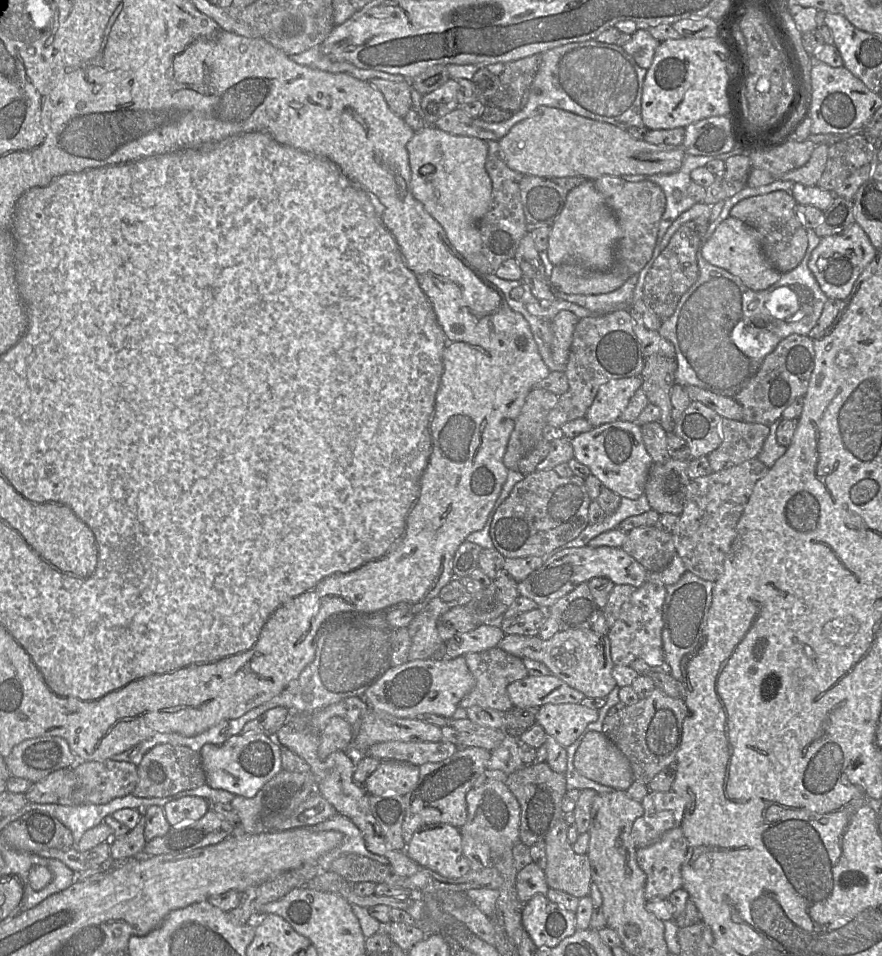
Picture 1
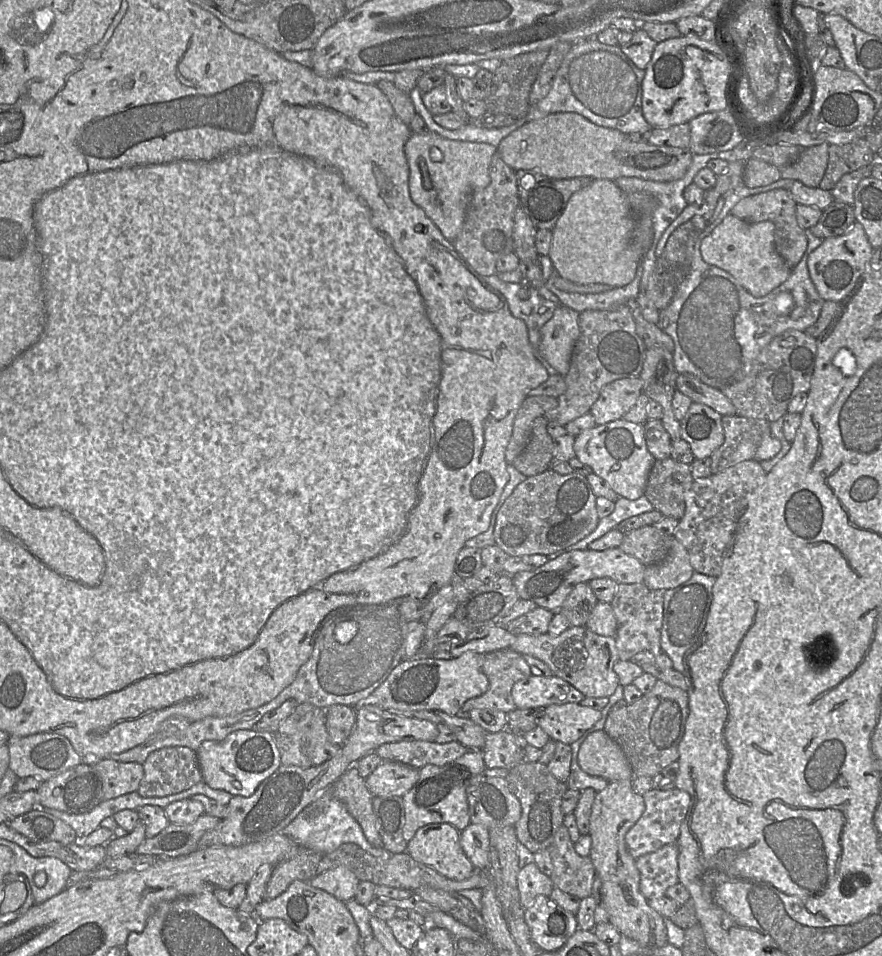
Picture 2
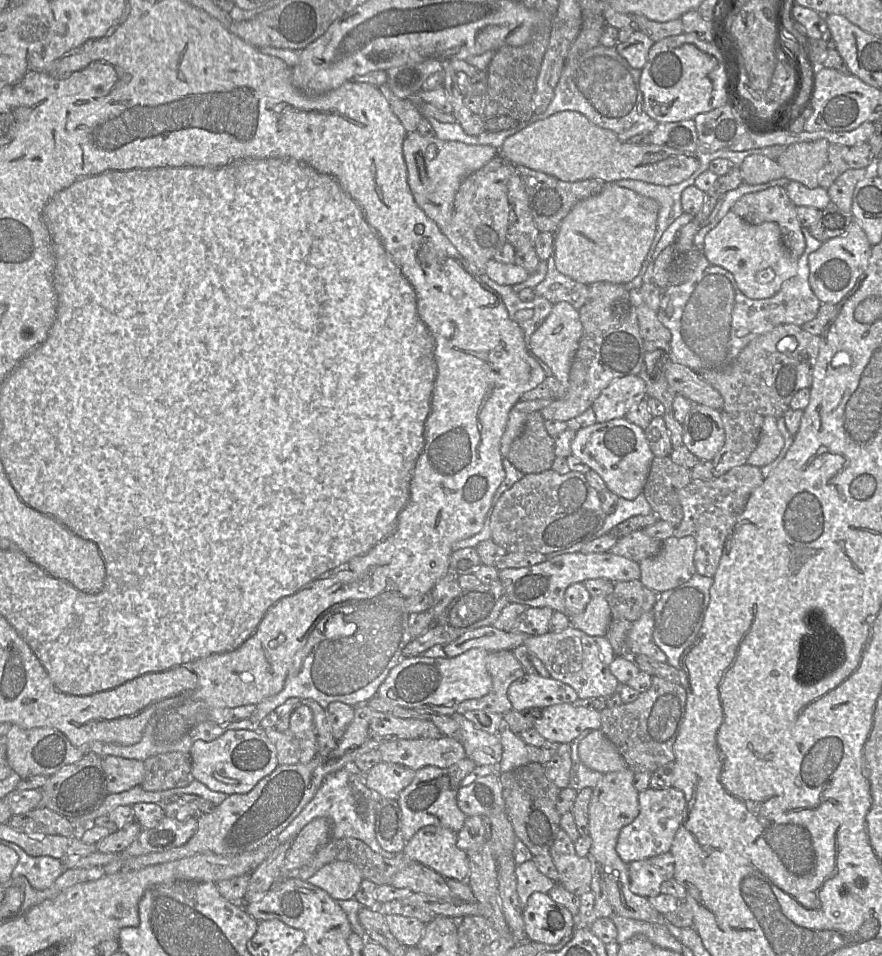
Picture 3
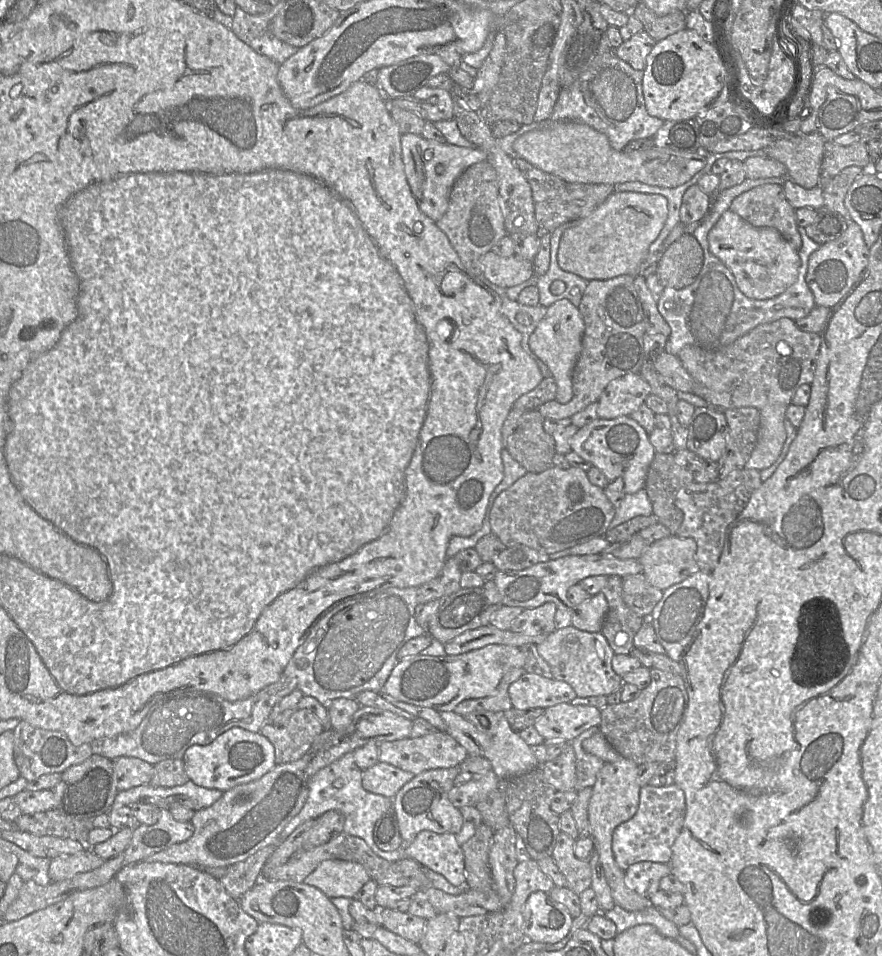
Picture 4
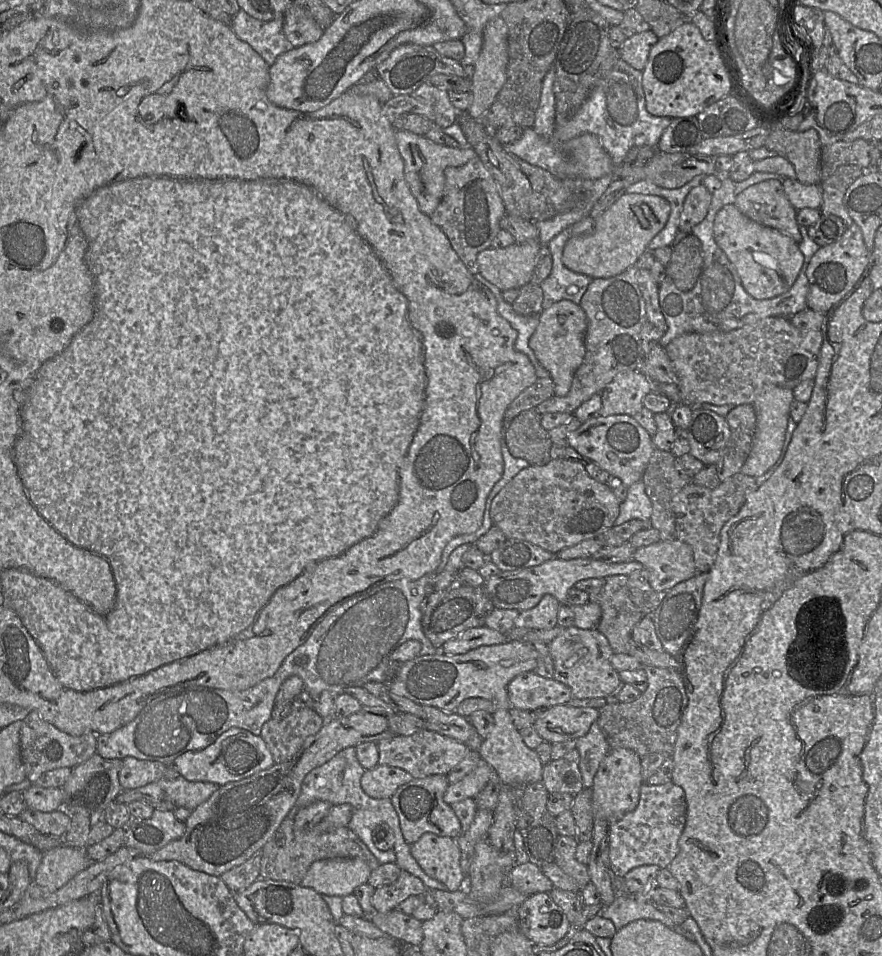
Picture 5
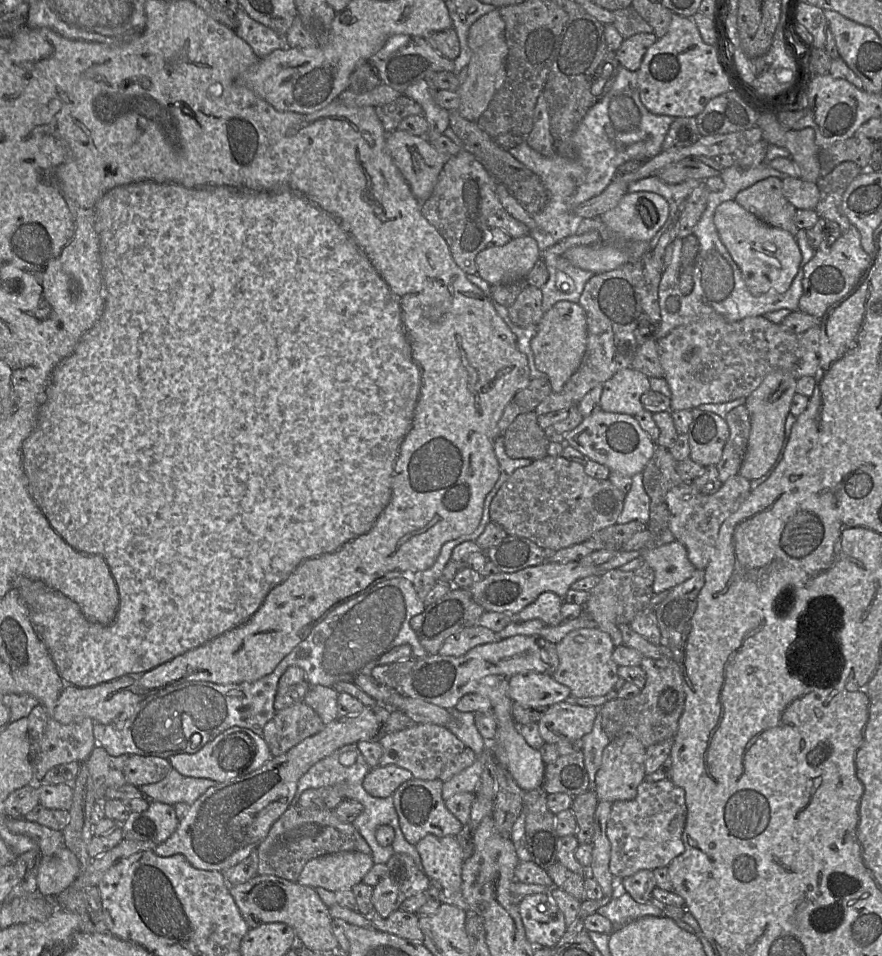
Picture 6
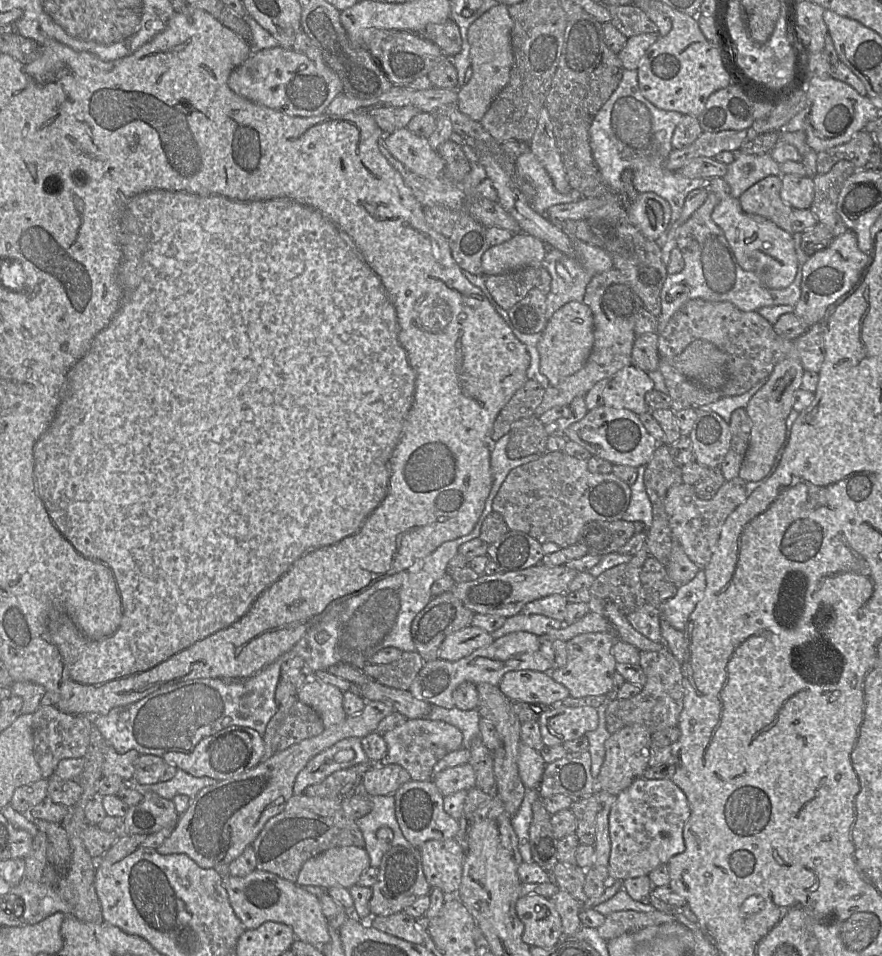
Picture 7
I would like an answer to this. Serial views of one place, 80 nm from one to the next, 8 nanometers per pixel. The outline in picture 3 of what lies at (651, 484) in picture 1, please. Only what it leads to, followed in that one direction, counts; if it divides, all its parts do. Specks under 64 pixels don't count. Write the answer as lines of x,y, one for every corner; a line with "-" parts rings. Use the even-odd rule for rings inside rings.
655,456
643,489
652,512
674,527
683,519
679,492
692,481
690,470
675,464
669,456

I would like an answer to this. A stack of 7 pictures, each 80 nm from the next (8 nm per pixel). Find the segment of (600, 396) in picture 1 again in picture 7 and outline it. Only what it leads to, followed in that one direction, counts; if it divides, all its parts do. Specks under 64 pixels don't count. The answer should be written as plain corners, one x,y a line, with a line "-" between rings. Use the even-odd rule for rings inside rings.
629,365
608,379
603,390
605,406
627,409
637,415
649,412
645,395
654,389
654,382
646,372

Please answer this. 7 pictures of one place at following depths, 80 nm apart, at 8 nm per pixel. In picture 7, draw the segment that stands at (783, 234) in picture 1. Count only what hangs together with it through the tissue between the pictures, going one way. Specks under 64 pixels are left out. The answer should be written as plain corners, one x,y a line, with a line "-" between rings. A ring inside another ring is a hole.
768,176
742,193
738,200
744,212
762,216
793,235
791,226
793,208
781,199
781,186
782,179
779,176

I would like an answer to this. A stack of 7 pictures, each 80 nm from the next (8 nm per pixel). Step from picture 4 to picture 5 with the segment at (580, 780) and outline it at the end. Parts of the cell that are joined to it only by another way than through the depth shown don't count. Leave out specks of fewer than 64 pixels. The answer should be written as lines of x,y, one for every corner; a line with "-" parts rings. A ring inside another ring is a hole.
598,719
592,723
589,731
584,736
576,739
576,749
580,756
579,769
583,787
592,788
594,775
603,758
611,750
599,727

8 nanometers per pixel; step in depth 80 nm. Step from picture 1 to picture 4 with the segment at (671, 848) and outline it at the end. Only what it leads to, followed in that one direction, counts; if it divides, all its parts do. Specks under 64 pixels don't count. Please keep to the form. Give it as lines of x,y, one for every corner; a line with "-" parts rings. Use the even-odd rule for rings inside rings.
643,861
631,865
625,871
625,882
629,889
641,897
649,898
660,889
661,878
669,874
669,864

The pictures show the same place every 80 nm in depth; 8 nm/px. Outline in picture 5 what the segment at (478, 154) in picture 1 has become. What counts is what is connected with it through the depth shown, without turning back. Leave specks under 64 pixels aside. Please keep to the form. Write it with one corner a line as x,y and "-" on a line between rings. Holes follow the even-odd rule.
396,130
395,140
404,165
405,180
416,199
420,211
430,216
439,205
445,186
444,170
447,167
458,167
472,158
478,157
473,148
449,147
429,141
410,131

